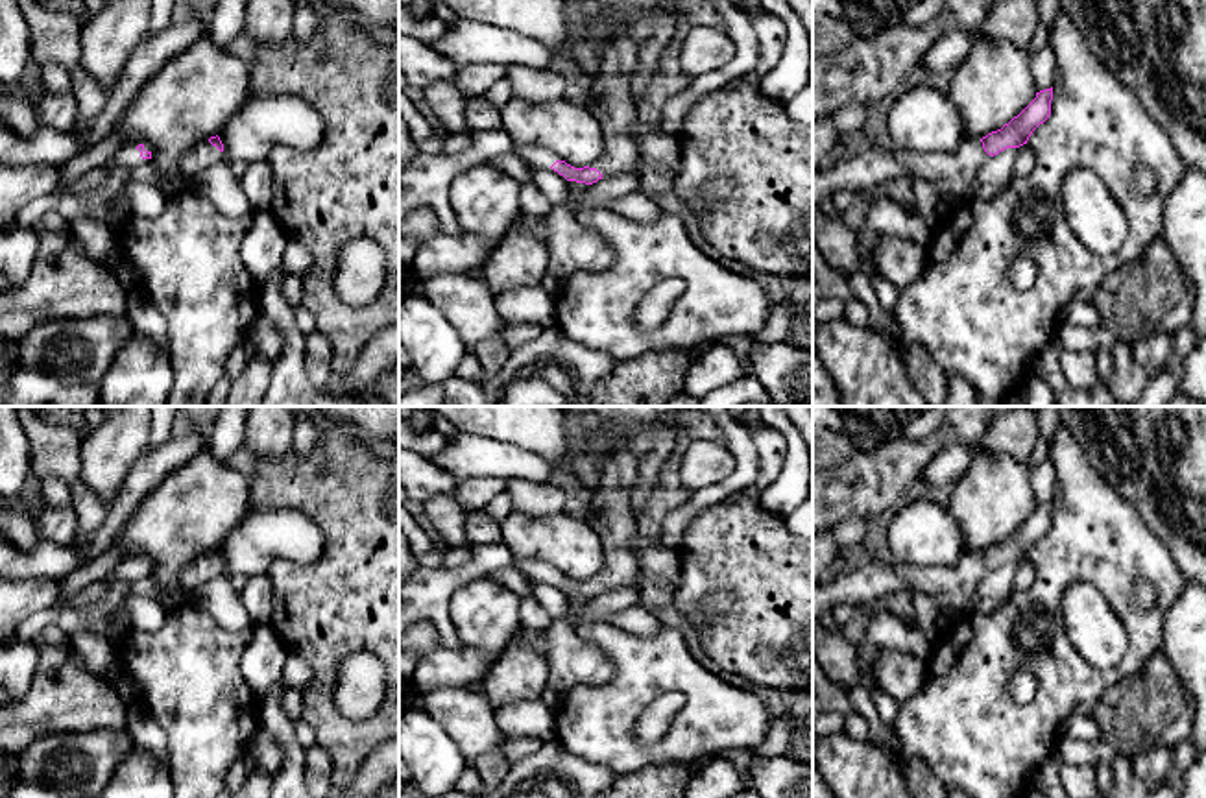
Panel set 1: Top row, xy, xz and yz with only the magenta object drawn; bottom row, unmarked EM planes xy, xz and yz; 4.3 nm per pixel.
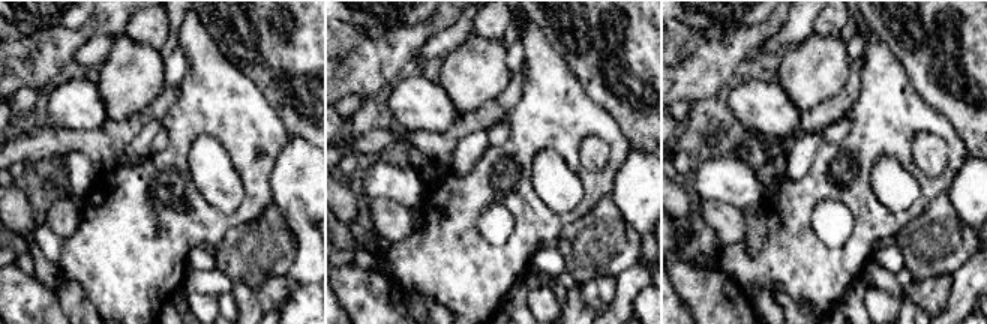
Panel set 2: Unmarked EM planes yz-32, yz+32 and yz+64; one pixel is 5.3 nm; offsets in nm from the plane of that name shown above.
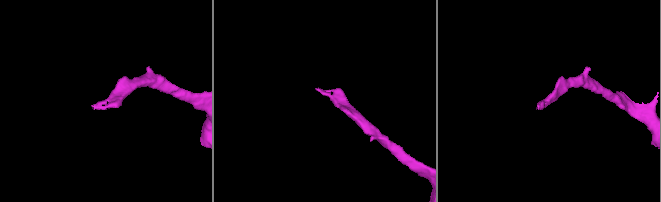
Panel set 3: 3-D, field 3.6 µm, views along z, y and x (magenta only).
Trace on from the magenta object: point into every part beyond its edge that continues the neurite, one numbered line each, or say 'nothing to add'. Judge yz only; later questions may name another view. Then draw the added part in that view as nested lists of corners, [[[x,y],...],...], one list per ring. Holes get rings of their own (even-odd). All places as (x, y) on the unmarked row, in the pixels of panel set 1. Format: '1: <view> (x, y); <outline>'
1: yz (953, 588); [[[968,552],[953,567],[872,562],[813,584],[813,624],[838,604],[866,610],[883,597],[911,589],[936,600],[942,615],[957,621],[973,611],[979,584],[992,573],[981,552]]]

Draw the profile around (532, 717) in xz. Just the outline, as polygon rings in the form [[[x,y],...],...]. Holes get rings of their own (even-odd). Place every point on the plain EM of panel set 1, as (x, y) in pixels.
[[[541,700],[513,702],[493,709],[502,735],[556,739],[554,713]]]

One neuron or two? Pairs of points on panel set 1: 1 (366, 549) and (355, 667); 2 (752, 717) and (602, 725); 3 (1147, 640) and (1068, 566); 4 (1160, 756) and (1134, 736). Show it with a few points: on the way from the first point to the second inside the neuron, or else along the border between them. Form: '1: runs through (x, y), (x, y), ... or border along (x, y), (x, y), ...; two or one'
1: border along (379, 658), (351, 651), (338, 665), (333, 689); two
2: runs through (715, 717), (678, 747), (660, 754), (639, 754); one
3: runs through (1131, 616), (1118, 593), (1092, 568); one
4: border along (1169, 747), (1153, 747), (1131, 758); two

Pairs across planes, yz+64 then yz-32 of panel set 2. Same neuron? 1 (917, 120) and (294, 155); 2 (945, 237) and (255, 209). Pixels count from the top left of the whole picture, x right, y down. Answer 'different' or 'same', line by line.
1: different
2: different

